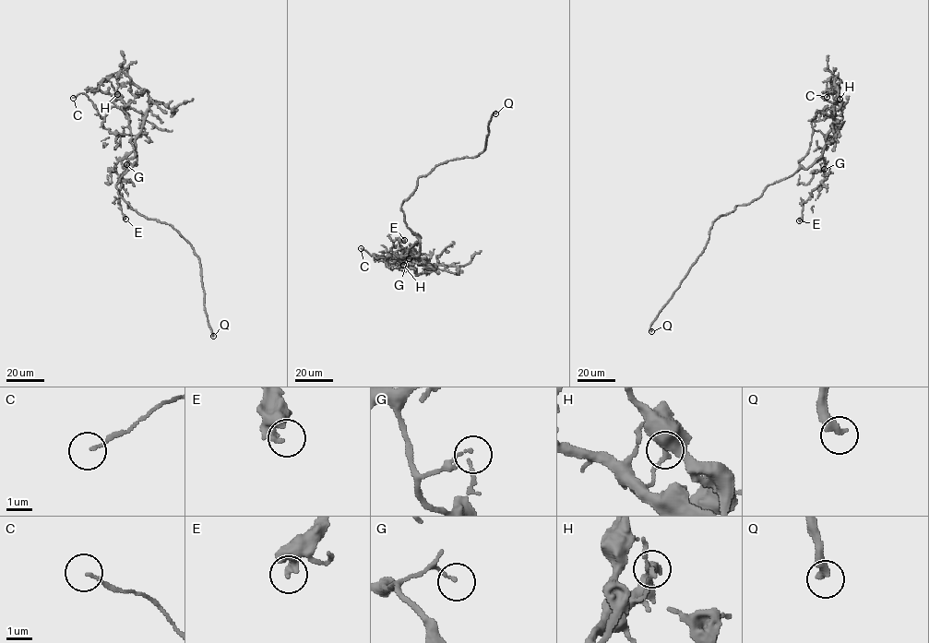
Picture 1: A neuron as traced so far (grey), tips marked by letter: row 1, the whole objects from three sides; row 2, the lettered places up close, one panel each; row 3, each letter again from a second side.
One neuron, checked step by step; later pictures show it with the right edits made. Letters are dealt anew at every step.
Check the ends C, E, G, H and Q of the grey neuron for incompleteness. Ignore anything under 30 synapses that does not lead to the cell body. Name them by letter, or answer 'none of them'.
Q

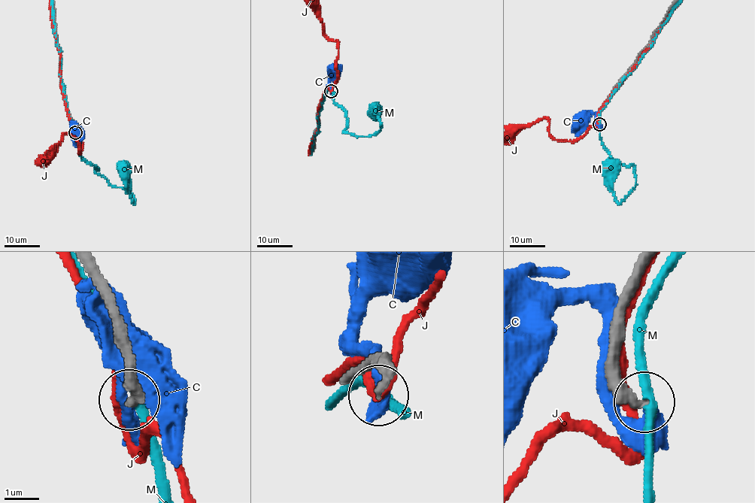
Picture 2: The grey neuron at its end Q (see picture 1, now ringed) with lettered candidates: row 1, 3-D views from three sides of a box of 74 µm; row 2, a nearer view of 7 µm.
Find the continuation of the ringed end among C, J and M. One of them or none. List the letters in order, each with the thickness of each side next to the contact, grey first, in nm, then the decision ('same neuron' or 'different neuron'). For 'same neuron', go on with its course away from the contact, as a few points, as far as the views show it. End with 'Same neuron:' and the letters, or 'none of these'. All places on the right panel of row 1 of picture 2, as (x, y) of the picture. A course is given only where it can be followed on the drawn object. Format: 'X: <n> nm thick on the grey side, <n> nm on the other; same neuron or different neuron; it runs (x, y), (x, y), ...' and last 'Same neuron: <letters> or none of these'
C: 340 nm thick on the grey side, 400 nm on the other; same neuron; it runs (599, 123), (596, 123), (596, 116), (592, 113), (582, 114), (576, 119), (578, 120)
J: 340 nm thick on the grey side, 280 nm on the other; different neuron
M: 300 nm thick on the grey side, 280 nm on the other; different neuron
Same neuron: C

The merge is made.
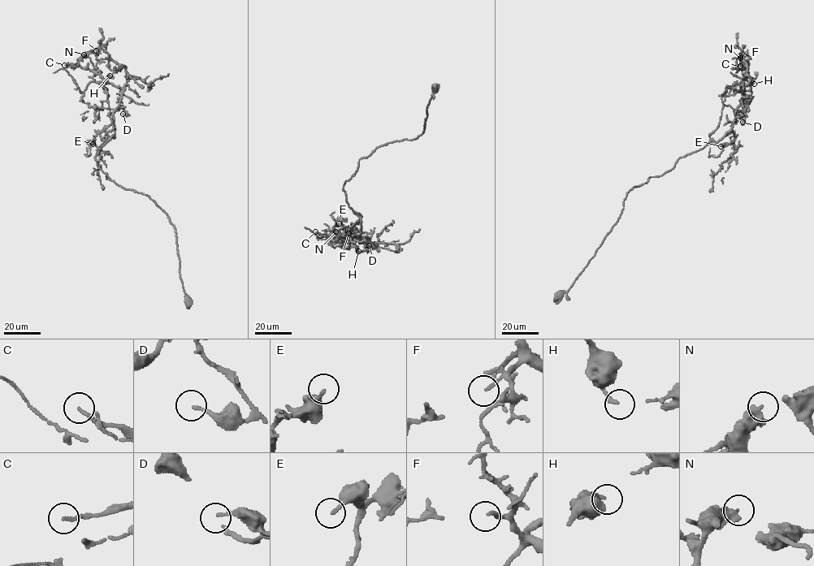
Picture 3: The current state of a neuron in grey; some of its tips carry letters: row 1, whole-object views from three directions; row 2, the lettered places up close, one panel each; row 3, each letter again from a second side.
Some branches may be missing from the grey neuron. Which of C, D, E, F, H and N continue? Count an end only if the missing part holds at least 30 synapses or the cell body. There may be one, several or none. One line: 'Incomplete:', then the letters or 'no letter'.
Incomplete: no letter

